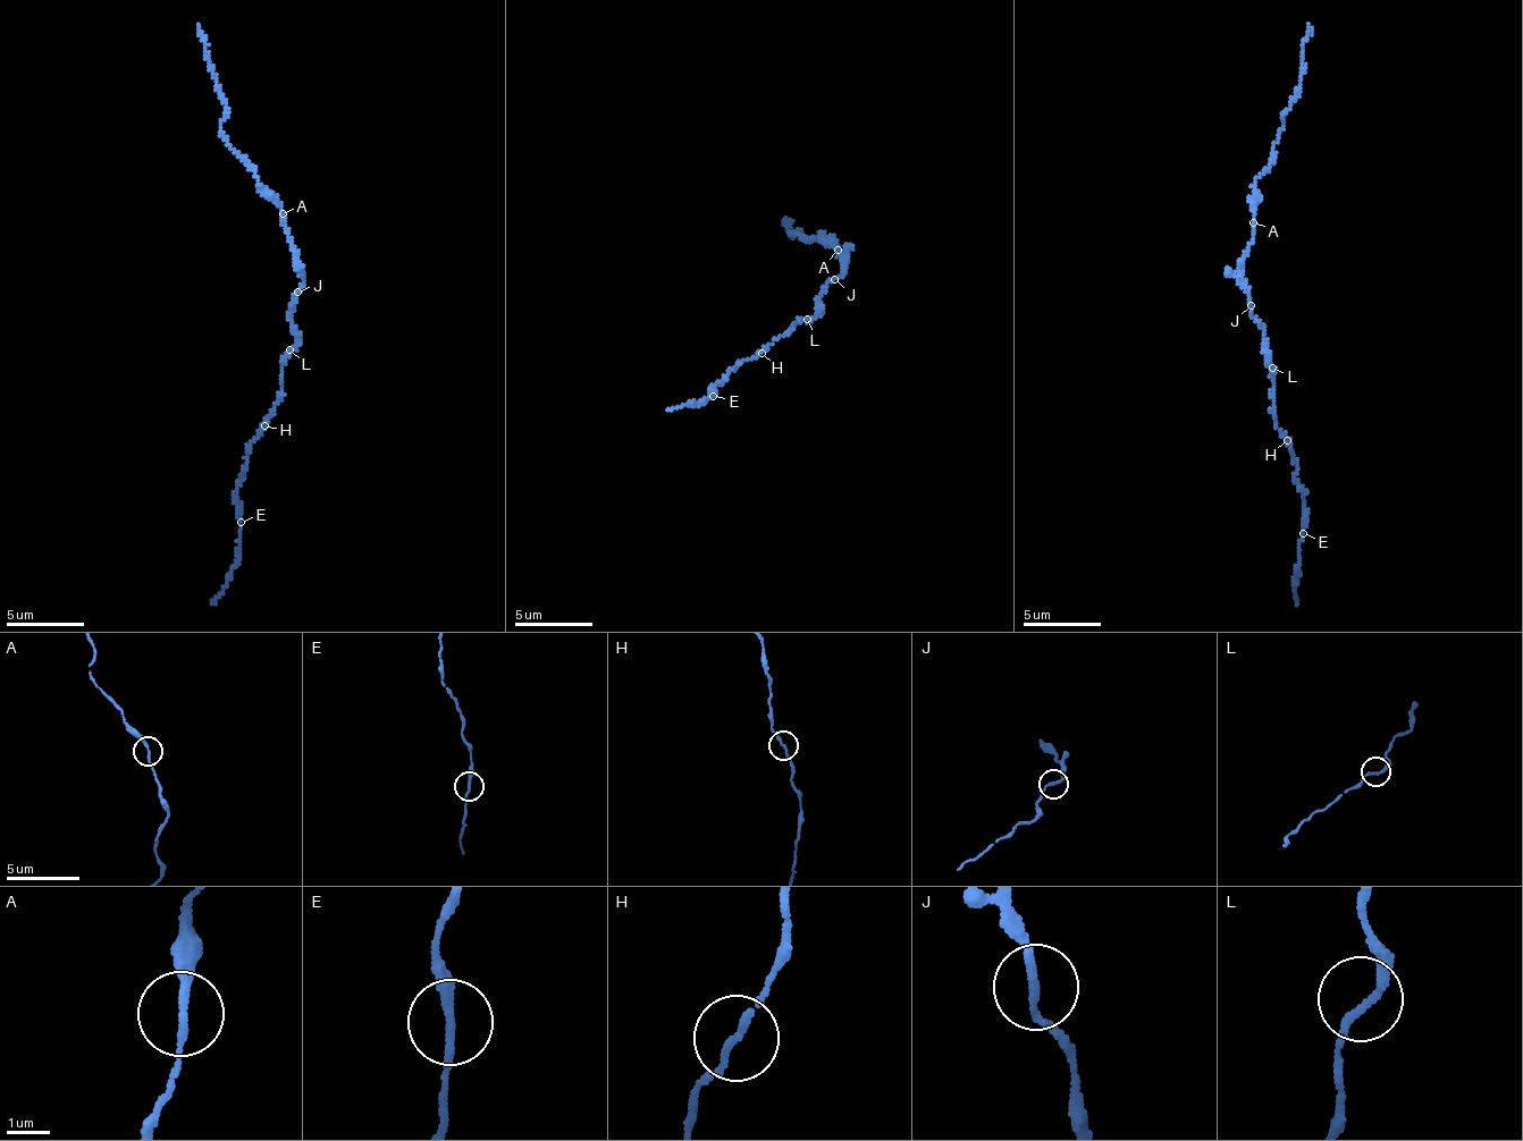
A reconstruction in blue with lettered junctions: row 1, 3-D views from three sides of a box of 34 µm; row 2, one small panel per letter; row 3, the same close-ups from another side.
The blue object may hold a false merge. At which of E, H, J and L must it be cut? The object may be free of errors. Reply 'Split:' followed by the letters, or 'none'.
Split: none

